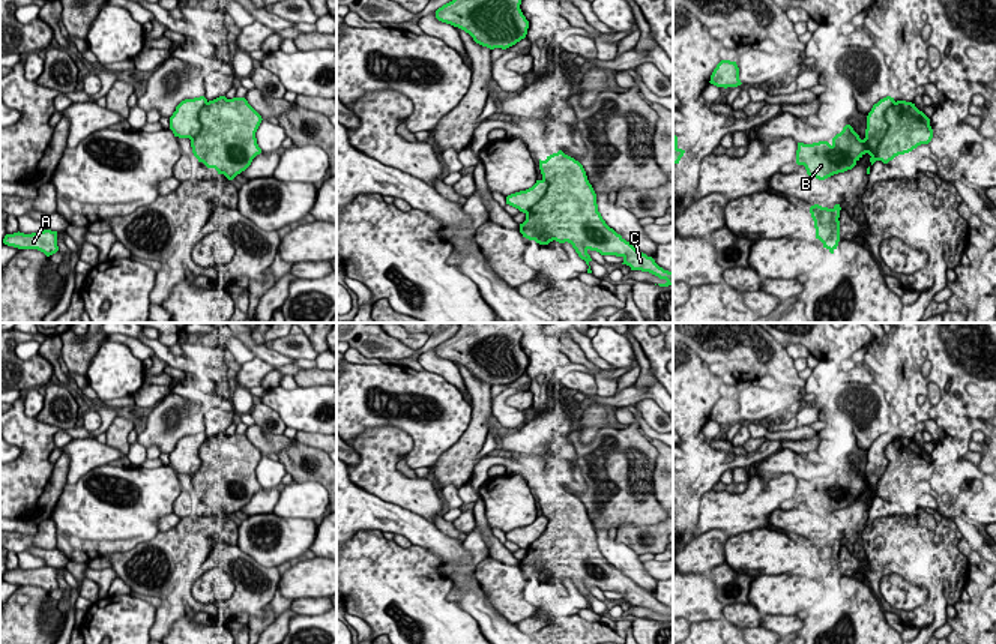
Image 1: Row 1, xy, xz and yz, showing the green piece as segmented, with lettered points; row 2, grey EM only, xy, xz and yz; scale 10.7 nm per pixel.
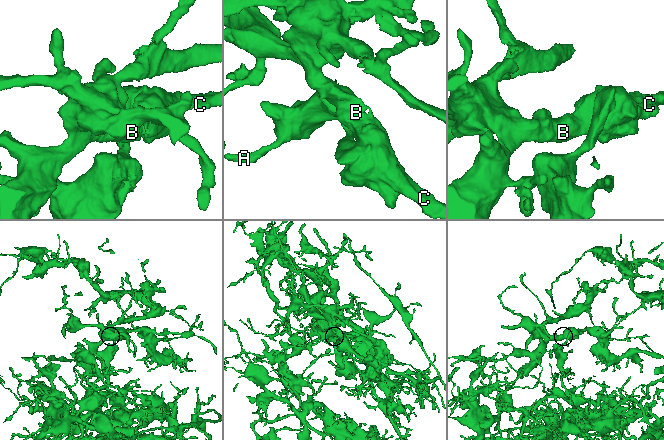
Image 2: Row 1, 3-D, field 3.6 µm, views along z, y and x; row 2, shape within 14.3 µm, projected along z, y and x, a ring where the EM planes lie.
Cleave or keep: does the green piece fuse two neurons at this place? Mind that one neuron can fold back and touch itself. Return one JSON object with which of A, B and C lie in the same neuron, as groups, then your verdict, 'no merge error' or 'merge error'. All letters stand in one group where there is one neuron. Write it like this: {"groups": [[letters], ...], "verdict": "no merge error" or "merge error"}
{"groups": [["A"], ["B", "C"]], "verdict": "merge error"}

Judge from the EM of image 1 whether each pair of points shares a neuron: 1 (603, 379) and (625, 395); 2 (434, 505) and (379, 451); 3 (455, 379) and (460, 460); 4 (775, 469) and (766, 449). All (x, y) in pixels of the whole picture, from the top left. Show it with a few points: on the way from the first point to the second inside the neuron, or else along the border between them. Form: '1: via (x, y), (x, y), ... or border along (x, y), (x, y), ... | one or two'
1: border along (616, 391), (610, 395), (598, 395) | two
2: via (418, 496), (409, 494), (382, 467) | one
3: border along (454, 364), (469, 392) | two
4: border along (780, 448), (760, 463) | two

